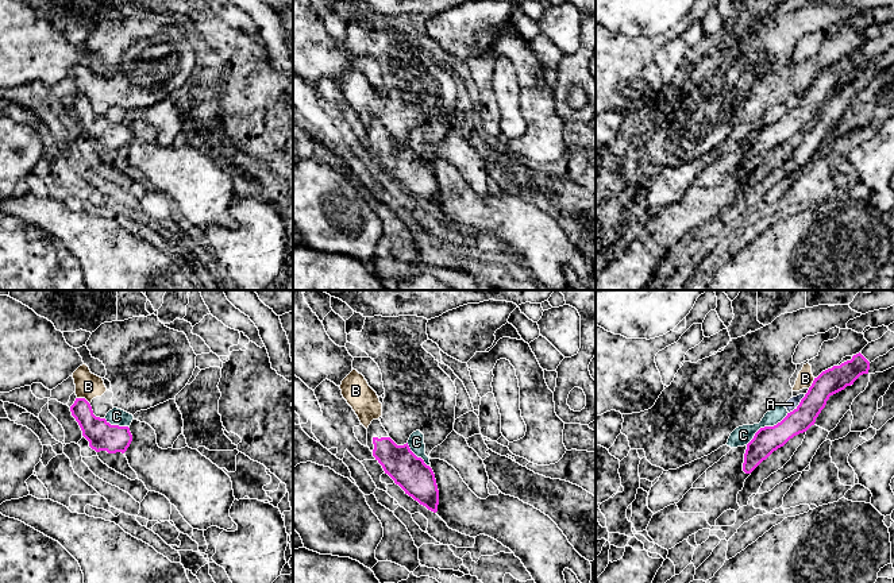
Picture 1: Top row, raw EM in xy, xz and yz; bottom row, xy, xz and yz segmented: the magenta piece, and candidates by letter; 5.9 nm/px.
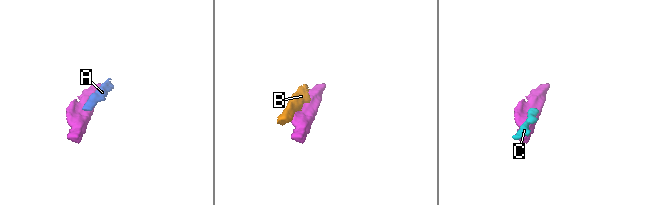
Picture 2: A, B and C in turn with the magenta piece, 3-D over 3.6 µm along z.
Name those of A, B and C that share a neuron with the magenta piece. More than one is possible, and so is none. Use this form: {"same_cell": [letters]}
{"same_cell": []}

